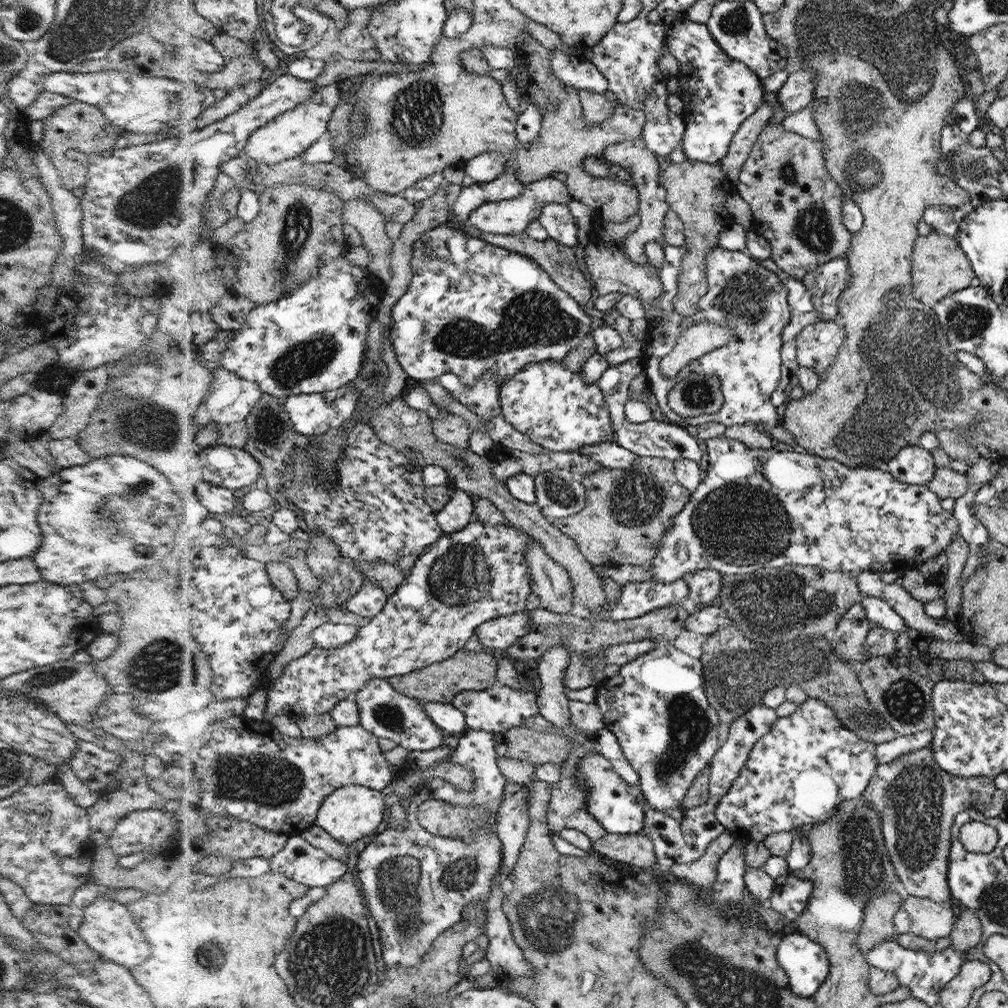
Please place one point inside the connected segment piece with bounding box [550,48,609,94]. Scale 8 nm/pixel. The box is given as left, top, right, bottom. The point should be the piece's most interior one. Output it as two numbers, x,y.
567,66

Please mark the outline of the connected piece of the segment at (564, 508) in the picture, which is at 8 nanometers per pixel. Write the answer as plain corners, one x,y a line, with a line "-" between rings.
553,469
534,477
536,505
544,517
564,518
584,509
586,493
578,477
564,469

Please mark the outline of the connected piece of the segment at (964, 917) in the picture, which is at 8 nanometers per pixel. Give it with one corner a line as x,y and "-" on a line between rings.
960,908
960,914
956,918
956,926
953,928
952,934
949,936
950,944
957,951
967,953
974,946
980,944
984,929
981,926
981,920
976,913
969,908

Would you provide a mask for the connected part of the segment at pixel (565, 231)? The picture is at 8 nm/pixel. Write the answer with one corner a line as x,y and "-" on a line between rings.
560,201
549,203
541,211
539,221
553,240
568,247
579,245
577,219
569,211
568,203

